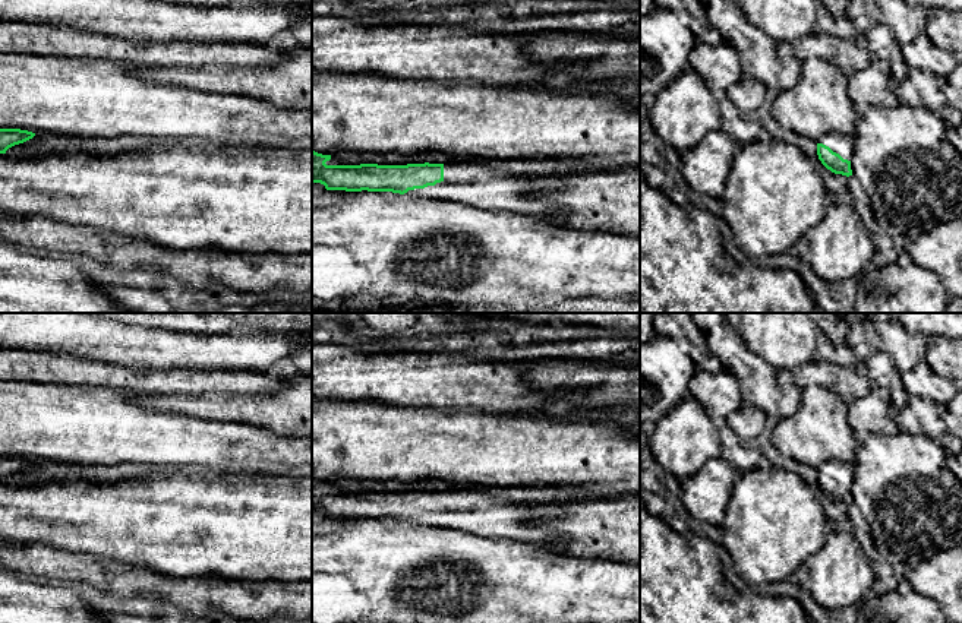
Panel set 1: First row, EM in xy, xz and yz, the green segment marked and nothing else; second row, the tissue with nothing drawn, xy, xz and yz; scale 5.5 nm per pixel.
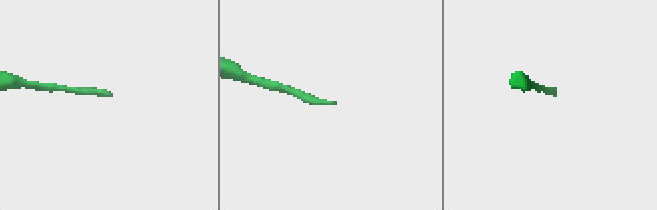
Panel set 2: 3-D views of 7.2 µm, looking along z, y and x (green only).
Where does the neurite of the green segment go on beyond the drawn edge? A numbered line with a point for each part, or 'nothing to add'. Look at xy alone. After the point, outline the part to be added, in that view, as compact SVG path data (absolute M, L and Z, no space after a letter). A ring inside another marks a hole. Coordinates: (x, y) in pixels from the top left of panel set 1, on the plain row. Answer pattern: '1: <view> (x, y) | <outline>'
nothing to add

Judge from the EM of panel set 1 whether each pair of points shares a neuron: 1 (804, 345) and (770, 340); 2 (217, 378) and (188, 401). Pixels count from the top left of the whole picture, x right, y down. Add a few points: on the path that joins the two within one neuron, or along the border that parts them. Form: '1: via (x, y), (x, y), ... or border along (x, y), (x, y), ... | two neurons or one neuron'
1: via (795, 344), (791, 340), (779, 340) | one neuron
2: border along (227, 392), (160, 395) | two neurons

